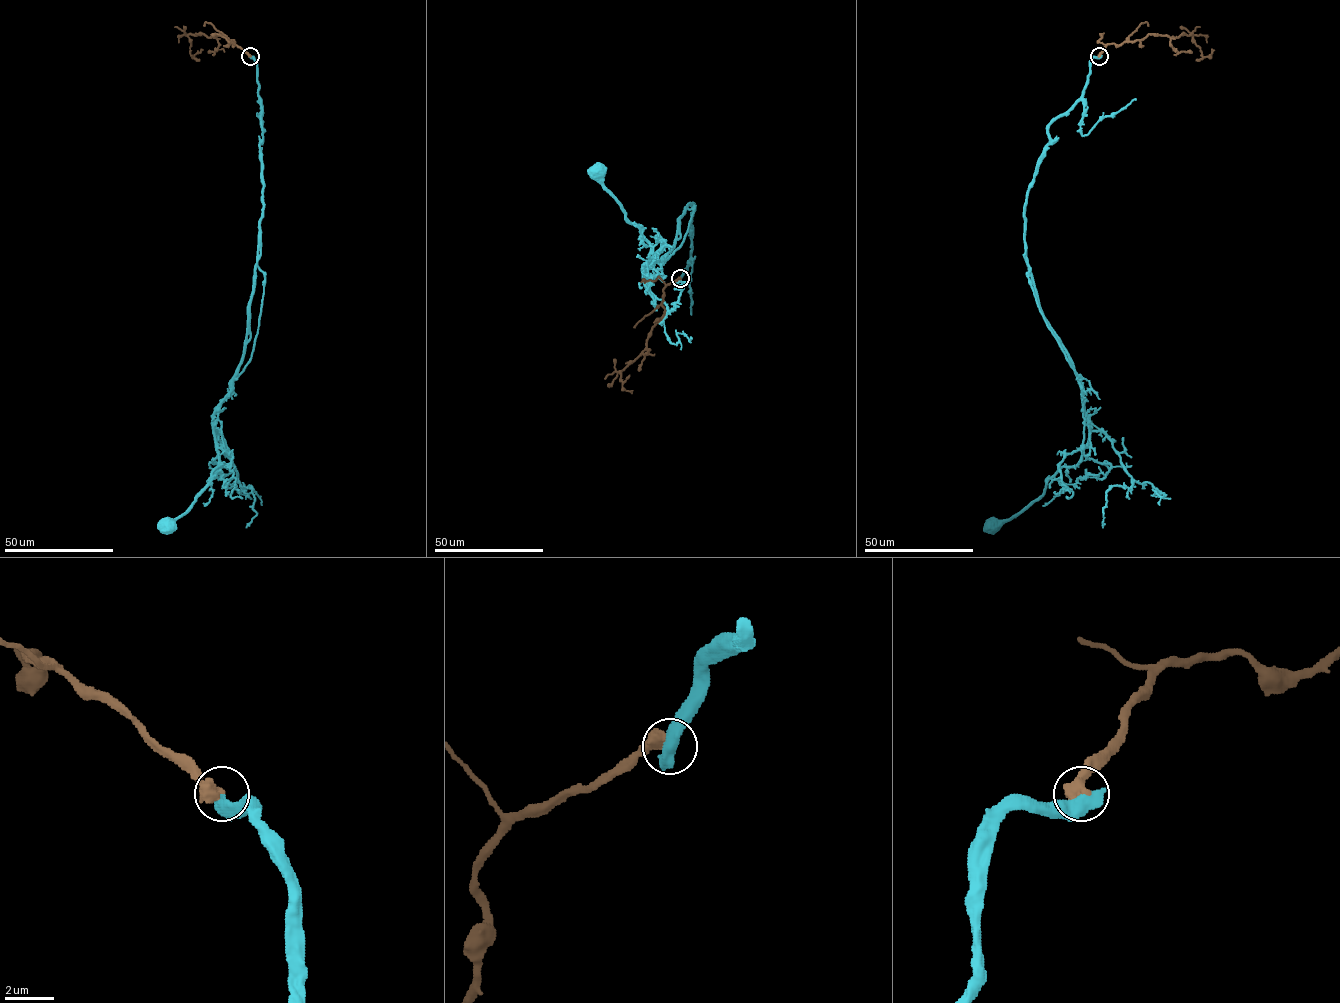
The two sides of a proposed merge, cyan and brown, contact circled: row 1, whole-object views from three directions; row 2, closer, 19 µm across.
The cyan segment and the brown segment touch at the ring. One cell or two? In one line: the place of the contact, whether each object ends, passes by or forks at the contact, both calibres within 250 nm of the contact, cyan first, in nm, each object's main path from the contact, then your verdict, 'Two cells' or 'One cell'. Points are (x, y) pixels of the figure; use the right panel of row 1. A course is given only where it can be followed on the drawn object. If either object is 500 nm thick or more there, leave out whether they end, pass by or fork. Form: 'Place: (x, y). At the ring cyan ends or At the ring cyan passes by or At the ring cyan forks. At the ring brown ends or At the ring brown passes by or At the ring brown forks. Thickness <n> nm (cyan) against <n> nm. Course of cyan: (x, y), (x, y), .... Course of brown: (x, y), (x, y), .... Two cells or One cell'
Place: (1099, 56). Thickness 700 nm (cyan) against 480 nm. Course of cyan: (1099, 56), (1083, 95), (1049, 126), (1024, 218), (1028, 271), (1078, 379), (1088, 444), (1039, 497), (994, 523). Course of brown: (1099, 56), (1107, 44), (1121, 45), (1149, 34), (1170, 37), (1192, 34), (1204, 57), (1211, 49). Two cells

